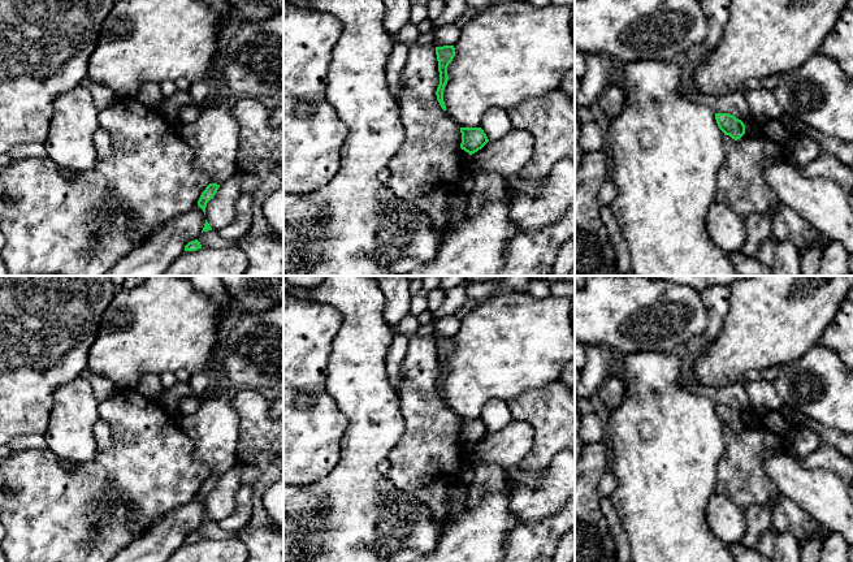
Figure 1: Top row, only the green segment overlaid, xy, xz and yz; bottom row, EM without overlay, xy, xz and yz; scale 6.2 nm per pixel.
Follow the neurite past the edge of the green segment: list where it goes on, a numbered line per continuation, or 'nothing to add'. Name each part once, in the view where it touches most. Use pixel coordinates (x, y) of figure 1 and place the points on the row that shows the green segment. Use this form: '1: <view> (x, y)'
nothing to add

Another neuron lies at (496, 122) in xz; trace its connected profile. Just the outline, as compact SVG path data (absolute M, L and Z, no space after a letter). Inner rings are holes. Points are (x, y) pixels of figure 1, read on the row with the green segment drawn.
M493 108L484 114L480 127L486 134L489 142L493 142L506 135L512 125L506 111Z

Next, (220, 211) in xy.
M238 170L228 181L220 185L216 195L207 203L205 219L213 230L220 230L231 224L237 215L237 200L242 191L239 189Z

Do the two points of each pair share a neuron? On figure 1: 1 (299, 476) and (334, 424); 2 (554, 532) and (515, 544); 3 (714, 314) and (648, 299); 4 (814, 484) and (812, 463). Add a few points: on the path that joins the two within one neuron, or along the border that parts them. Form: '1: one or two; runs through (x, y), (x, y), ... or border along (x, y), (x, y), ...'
1: one; runs through (299, 463), (299, 459), (321, 437)
2: one; runs through (545, 535), (536, 544), (524, 544)
3: two; border along (700, 292), (706, 311), (706, 328), (704, 333)
4: two; border along (799, 461), (806, 468), (830, 470), (839, 478)

